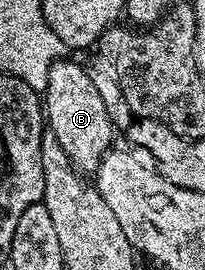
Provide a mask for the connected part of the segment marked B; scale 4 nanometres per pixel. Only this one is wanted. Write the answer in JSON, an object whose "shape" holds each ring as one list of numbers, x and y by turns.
{"shape":[[67,57,60,58,49,69,45,88,45,123,80,173,93,173,99,168,103,156,112,150,111,138,117,135,93,81,89,81,84,64,70,63]]}

